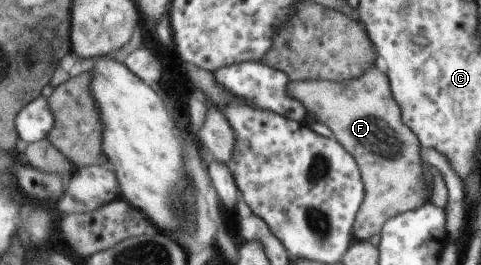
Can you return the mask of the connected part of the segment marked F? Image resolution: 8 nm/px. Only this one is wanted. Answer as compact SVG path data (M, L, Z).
M370 68L348 84L290 81L285 89L287 95L304 105L311 120L330 129L331 137L345 147L358 164L365 194L352 224L353 241L368 241L370 236L382 232L389 218L416 210L428 200L423 168L418 164L419 140L402 122L399 106L392 100L391 87L384 74L383 68L382 72Z

